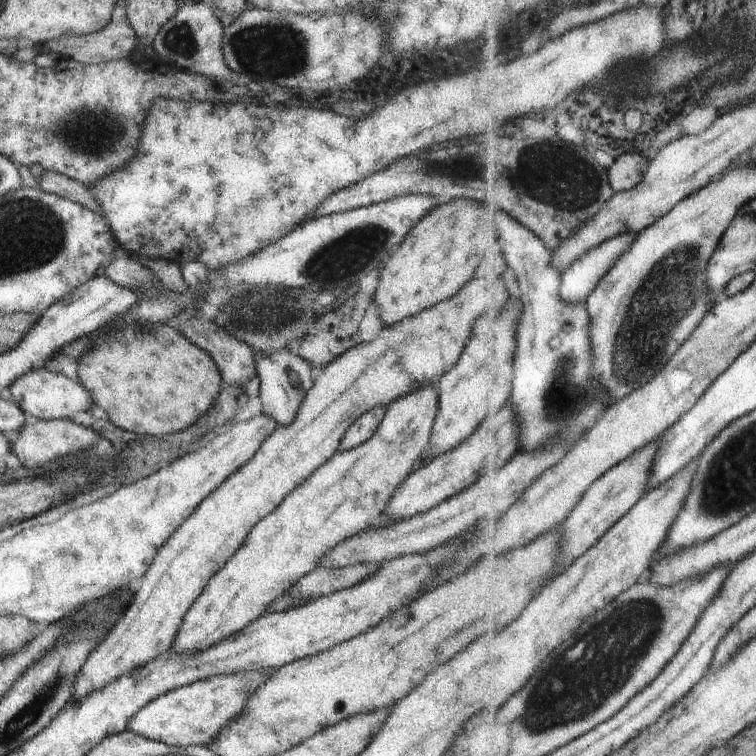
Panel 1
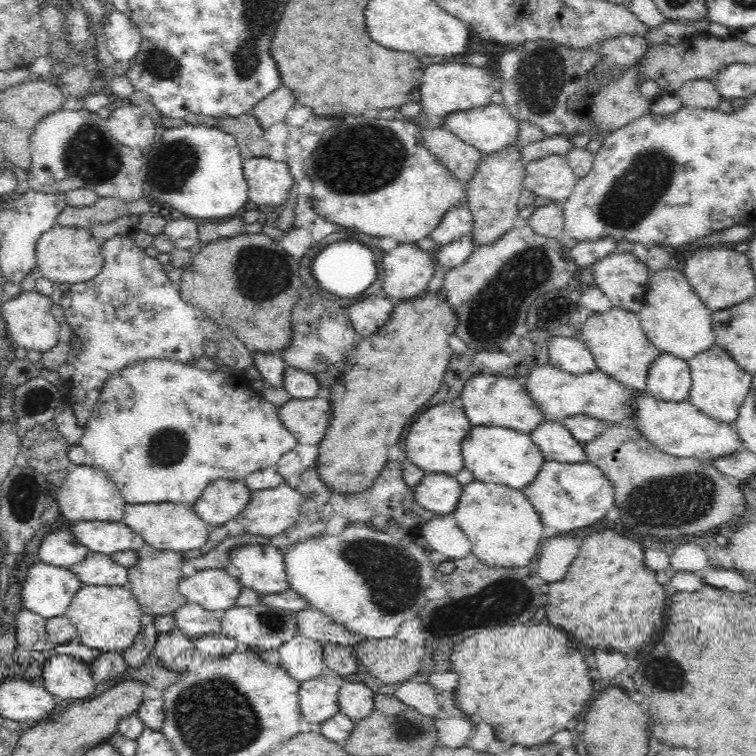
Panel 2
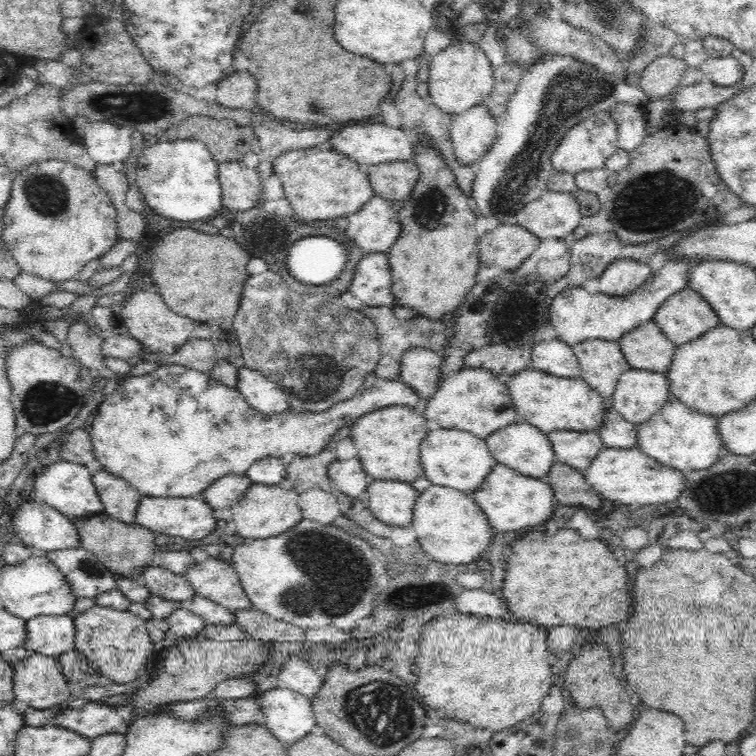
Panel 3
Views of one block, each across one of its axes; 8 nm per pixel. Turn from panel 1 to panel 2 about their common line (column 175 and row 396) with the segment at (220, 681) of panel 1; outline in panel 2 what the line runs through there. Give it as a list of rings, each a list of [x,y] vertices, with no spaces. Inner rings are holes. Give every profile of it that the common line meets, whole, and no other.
[[[716,344],[694,355],[688,364],[692,375],[692,388],[687,400],[708,417],[734,424],[740,407],[749,393],[753,375],[744,371],[728,351]]]

